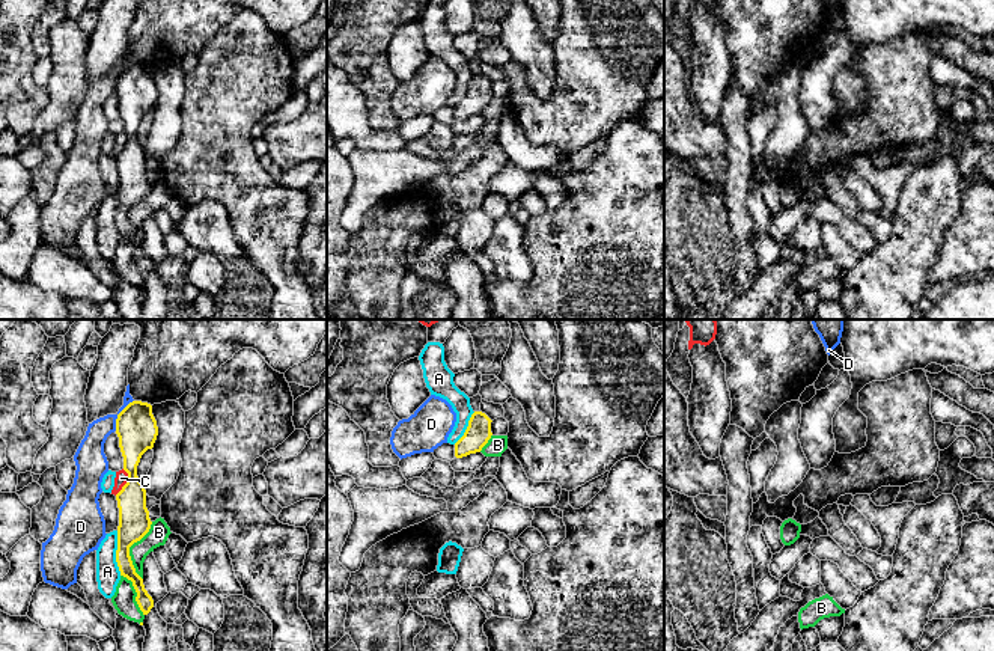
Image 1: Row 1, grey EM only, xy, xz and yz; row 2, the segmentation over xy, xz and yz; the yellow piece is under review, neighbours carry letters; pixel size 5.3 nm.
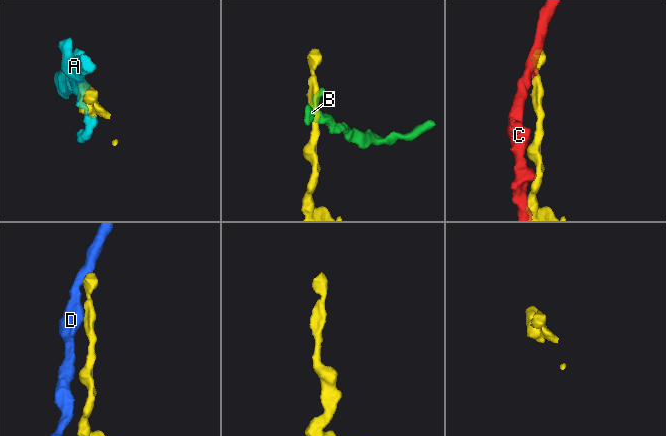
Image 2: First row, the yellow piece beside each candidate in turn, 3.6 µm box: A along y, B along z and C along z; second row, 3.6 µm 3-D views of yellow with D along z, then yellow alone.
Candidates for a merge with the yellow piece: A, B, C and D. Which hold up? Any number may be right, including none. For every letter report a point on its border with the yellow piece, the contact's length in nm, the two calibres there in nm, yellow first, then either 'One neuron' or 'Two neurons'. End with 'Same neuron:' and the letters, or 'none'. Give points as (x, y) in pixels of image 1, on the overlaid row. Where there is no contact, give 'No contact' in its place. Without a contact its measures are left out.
A: Touches yellow at xy (116, 553). Shared border 240 nm. Thickness 170 nm (yellow) against 130 nm. Two neurons
B: Touches yellow at xy (128, 550). Shared border 320 nm. Thickness 170 nm (yellow) against 110 nm. Two neurons
C: Touches yellow at xy (127, 482). Shared border 150 nm. Thickness 180 nm (yellow) against 70 nm. Two neurons
D: Touches yellow at xy (118, 415). Shared border 190 nm. Thickness 220 nm (yellow) against 140 nm. Two neurons
Same neuron: none

